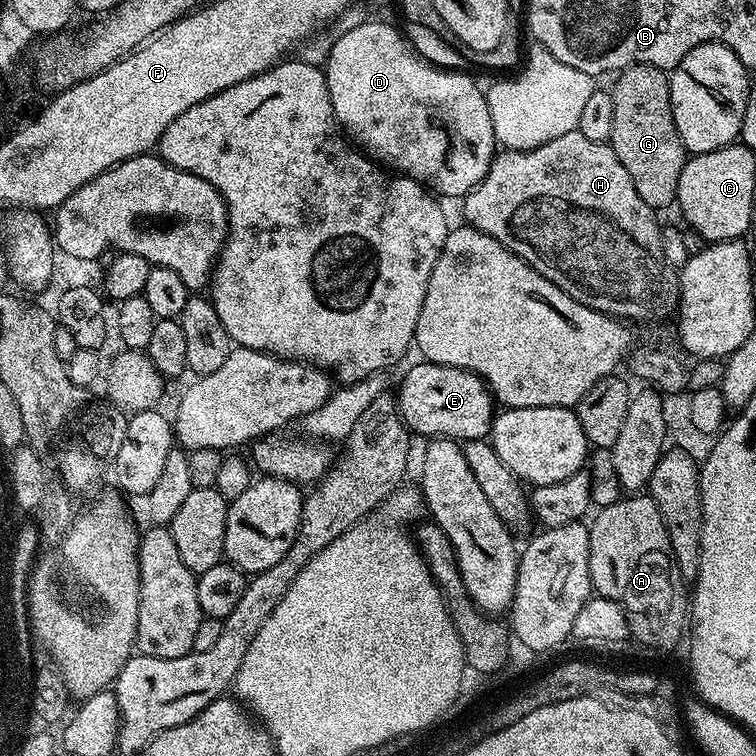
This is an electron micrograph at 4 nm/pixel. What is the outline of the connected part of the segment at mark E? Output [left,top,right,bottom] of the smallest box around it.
[394,363,494,442]

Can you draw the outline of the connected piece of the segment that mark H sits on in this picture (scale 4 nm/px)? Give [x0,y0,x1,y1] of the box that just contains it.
[462,130,680,322]

